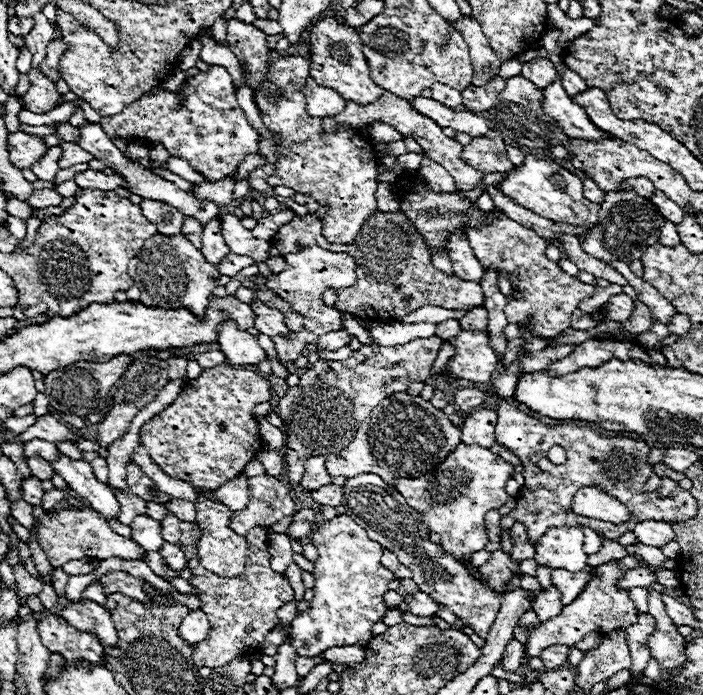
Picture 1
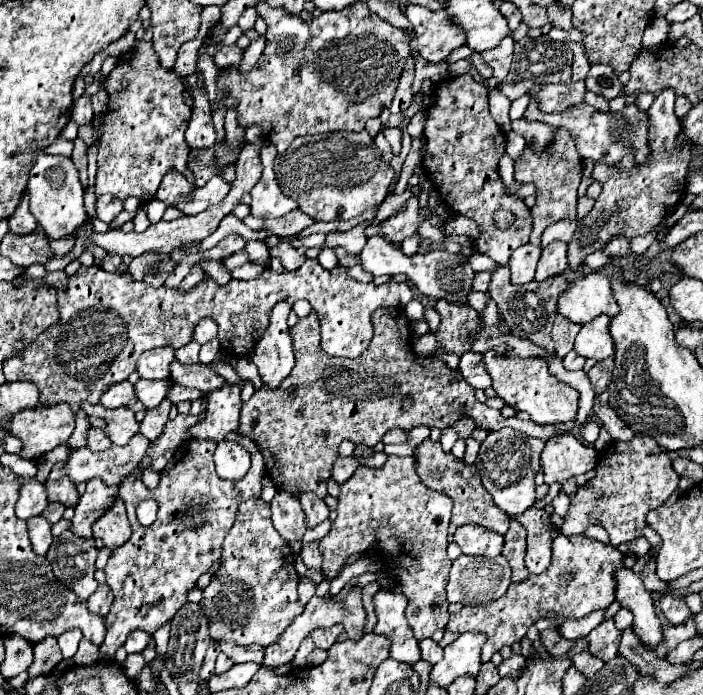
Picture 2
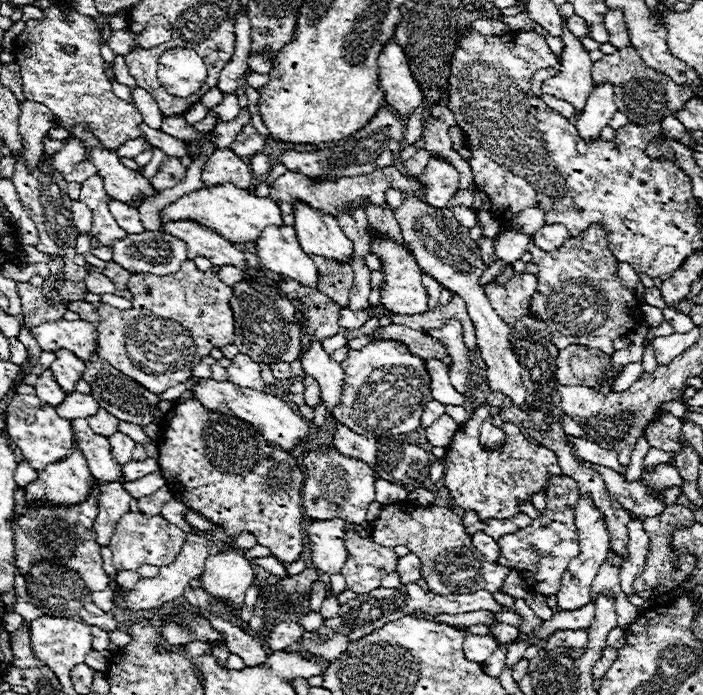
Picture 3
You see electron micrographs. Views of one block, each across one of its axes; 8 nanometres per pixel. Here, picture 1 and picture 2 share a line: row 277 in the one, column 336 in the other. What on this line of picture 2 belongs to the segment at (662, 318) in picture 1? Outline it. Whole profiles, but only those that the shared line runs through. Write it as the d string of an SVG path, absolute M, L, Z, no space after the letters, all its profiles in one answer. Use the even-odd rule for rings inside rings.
M330 626L328 630L312 630L310 638L314 640L314 644L322 650L328 650L334 642L336 642L336 636L342 632L344 628L342 626Z

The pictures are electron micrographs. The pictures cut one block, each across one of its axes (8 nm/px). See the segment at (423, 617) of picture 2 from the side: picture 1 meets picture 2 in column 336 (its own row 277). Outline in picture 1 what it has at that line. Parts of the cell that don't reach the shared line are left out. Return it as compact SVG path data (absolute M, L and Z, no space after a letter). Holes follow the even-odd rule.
M490 214L490 224L488 228L480 230L468 230L468 240L474 250L474 256L484 268L494 268L496 272L506 272L508 278L512 274L518 274L518 290L522 298L516 298L506 304L506 318L510 324L524 324L526 320L532 322L530 334L538 338L556 338L560 332L570 328L570 316L578 308L578 304L590 296L594 296L596 288L592 284L582 284L578 282L576 276L568 276L560 272L560 268L550 262L544 256L546 250L546 240L540 238L536 232L530 228L520 226L518 222L510 220L508 216L496 218Z

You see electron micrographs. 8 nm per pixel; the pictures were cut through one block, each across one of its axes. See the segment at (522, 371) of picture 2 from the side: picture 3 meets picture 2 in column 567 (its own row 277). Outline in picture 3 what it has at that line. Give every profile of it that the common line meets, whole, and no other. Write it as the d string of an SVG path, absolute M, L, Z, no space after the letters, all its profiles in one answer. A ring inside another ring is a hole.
M372 236L370 238L370 254L378 256L382 262L384 282L380 286L382 304L394 314L422 314L428 310L428 294L422 284L422 270L418 268L412 252L406 246L396 244L388 236Z

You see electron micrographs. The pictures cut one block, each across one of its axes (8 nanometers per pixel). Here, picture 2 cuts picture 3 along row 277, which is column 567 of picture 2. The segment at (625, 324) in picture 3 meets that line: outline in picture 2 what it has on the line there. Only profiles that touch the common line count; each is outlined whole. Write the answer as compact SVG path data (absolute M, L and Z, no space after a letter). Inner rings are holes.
M558 536L552 540L552 564L540 576L528 574L522 582L510 582L508 592L484 606L464 606L460 612L450 614L448 630L452 632L484 632L488 642L484 646L484 662L490 660L494 652L502 646L512 646L526 636L530 624L536 618L546 616L548 610L554 610L564 618L584 618L594 610L608 608L614 602L614 570L622 566L622 554L614 546L606 546L598 540L584 536Z

